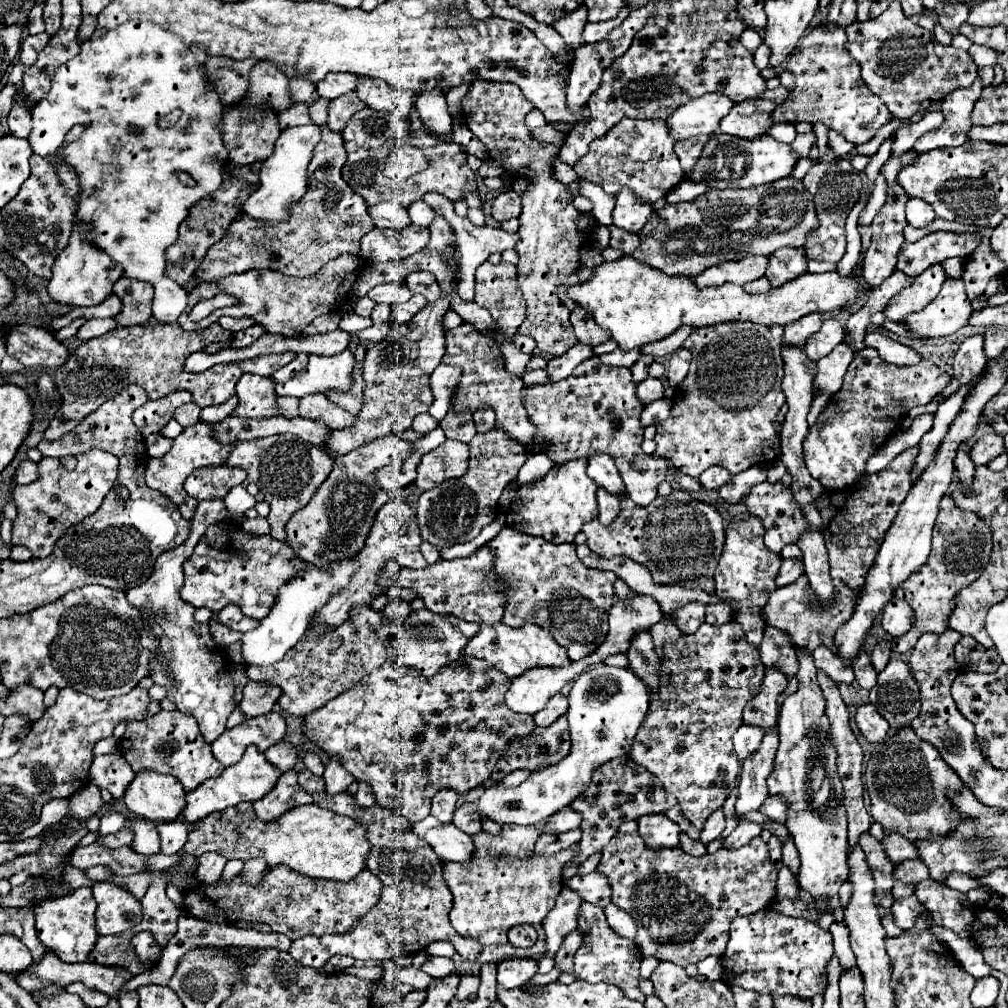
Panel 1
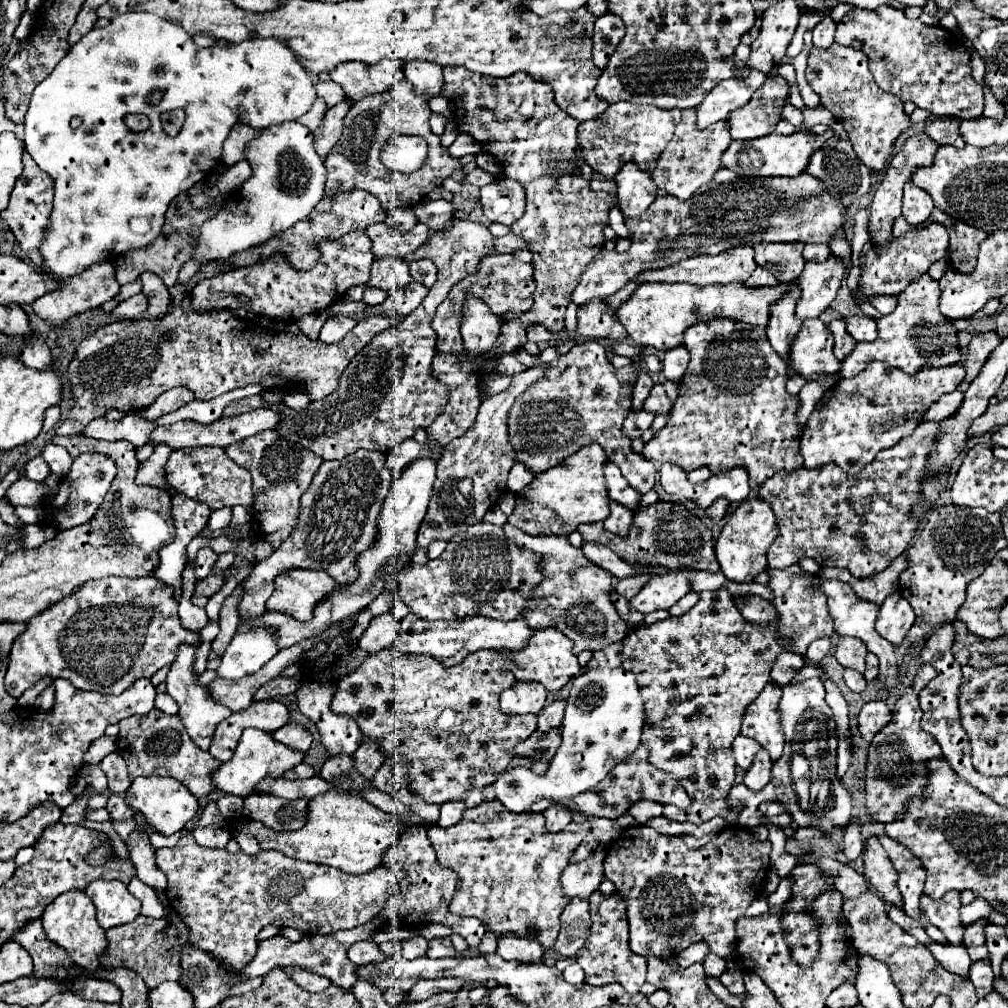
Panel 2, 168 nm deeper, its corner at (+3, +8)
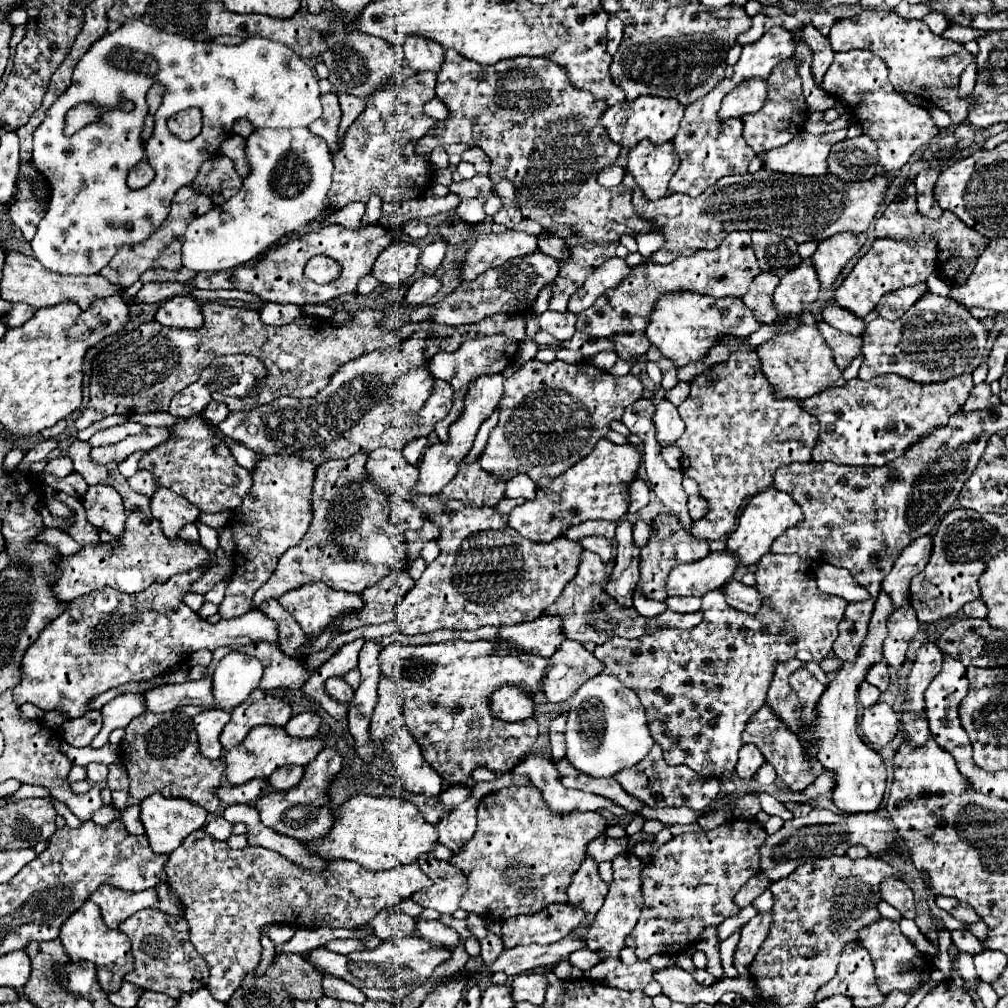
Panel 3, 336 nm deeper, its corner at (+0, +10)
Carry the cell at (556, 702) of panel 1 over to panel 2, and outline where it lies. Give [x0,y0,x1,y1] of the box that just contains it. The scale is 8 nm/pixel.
[538,701,564,731]

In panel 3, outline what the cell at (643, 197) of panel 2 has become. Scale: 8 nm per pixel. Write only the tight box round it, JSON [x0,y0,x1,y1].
[627,141,679,201]

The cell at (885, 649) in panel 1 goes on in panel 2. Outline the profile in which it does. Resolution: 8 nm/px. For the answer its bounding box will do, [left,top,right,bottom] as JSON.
[864,655,878,681]

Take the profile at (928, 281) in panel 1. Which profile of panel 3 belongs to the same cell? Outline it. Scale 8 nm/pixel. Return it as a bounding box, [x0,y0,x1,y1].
[859,291,989,383]

